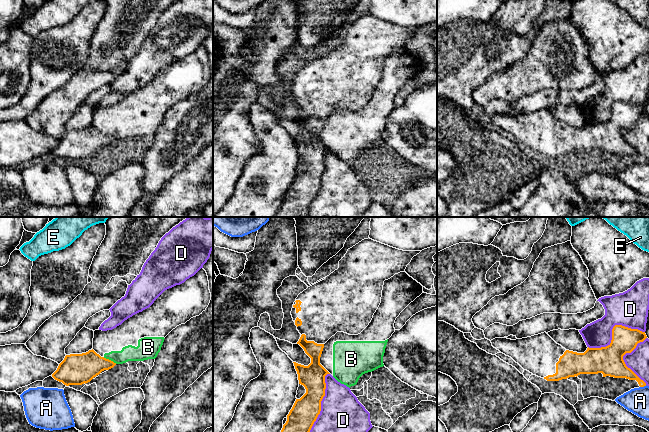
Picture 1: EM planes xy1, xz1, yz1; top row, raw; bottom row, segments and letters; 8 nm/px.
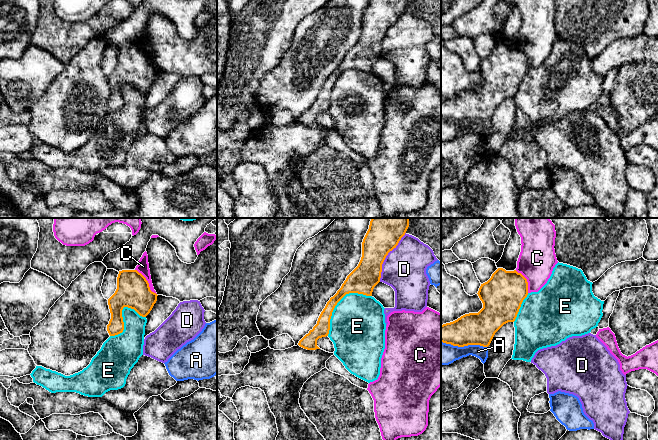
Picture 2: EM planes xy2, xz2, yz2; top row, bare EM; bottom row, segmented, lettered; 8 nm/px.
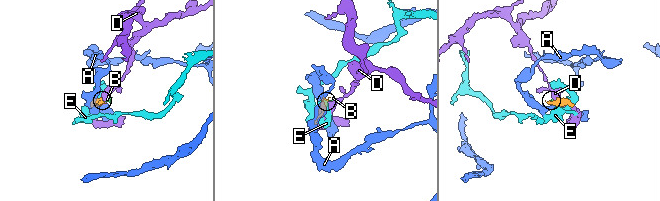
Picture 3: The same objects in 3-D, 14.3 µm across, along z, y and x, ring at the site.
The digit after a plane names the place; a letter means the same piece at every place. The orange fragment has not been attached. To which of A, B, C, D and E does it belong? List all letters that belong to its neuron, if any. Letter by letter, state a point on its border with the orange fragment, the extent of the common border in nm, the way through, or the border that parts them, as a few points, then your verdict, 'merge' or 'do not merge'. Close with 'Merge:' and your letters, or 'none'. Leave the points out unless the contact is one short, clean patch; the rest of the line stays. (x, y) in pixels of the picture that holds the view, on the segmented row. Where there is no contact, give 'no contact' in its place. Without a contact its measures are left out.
A: contact yz2 (464, 345); length 380 nm; do not merge
B: contact xy1 (110, 360); length 120 nm; border xy1 (103, 357), (116, 363); do not merge
C: contact xy2 (147, 282); length 260 nm; border xy2 (135, 269), (145, 278), (149, 288), (156, 294); do not merge
D: contact yz1 (612, 330); length 480 nm; do not merge
E: contact xz2 (338, 301); length 480 nm; do not merge
Merge: none

